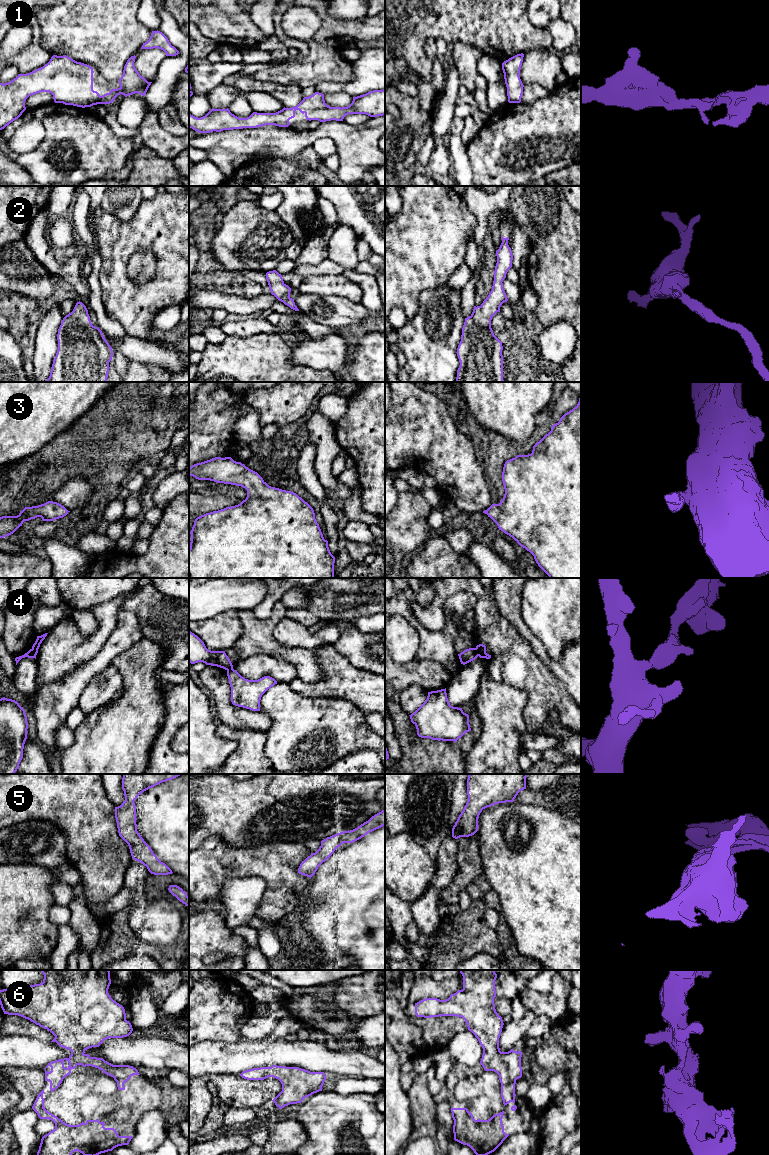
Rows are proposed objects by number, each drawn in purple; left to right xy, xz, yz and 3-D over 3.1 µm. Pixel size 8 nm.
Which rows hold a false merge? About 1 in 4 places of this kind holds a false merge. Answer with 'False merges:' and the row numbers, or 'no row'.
False merges: 4

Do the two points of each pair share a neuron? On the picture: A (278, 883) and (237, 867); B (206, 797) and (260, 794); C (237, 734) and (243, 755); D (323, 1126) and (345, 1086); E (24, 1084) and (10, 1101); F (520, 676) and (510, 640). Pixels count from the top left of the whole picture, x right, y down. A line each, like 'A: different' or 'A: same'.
A: same
B: same
C: same
D: different
E: different
F: same

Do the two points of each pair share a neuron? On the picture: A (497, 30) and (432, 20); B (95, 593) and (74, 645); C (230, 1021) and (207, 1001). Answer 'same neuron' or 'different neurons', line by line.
A: same neuron
B: different neurons
C: same neuron

